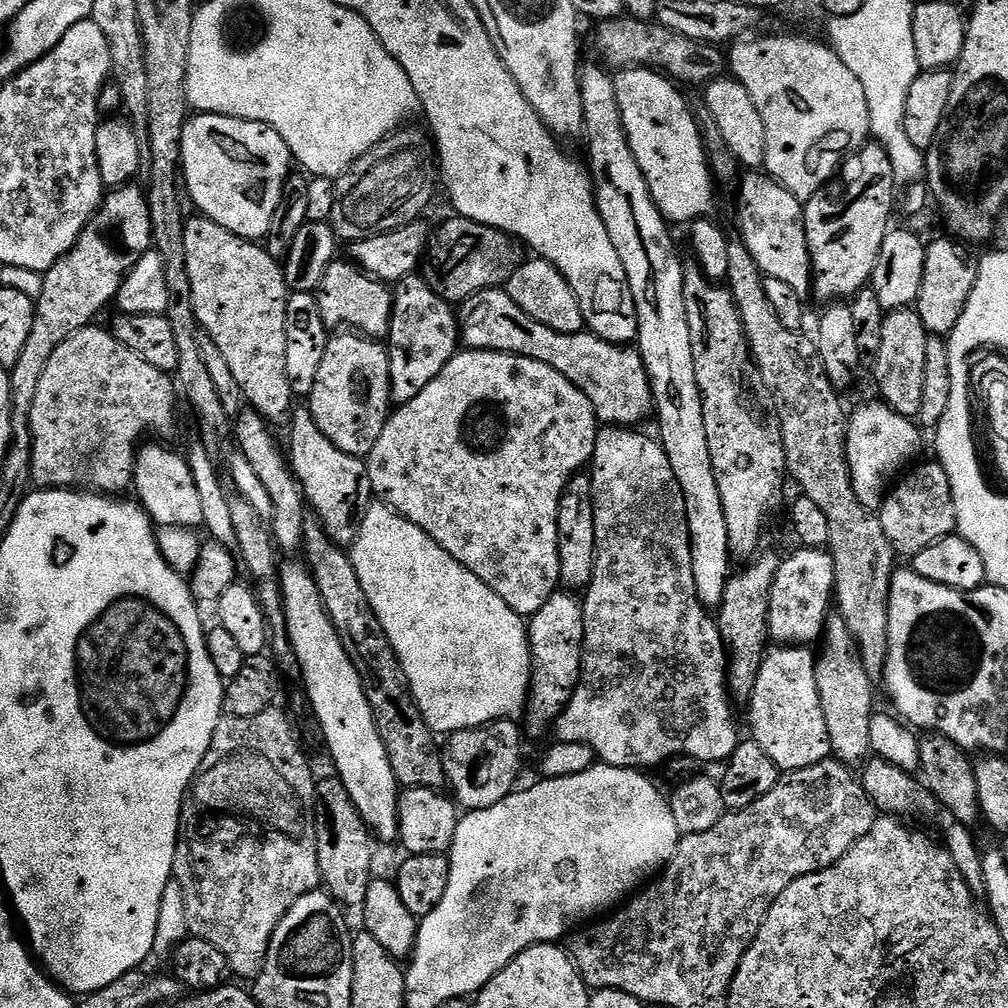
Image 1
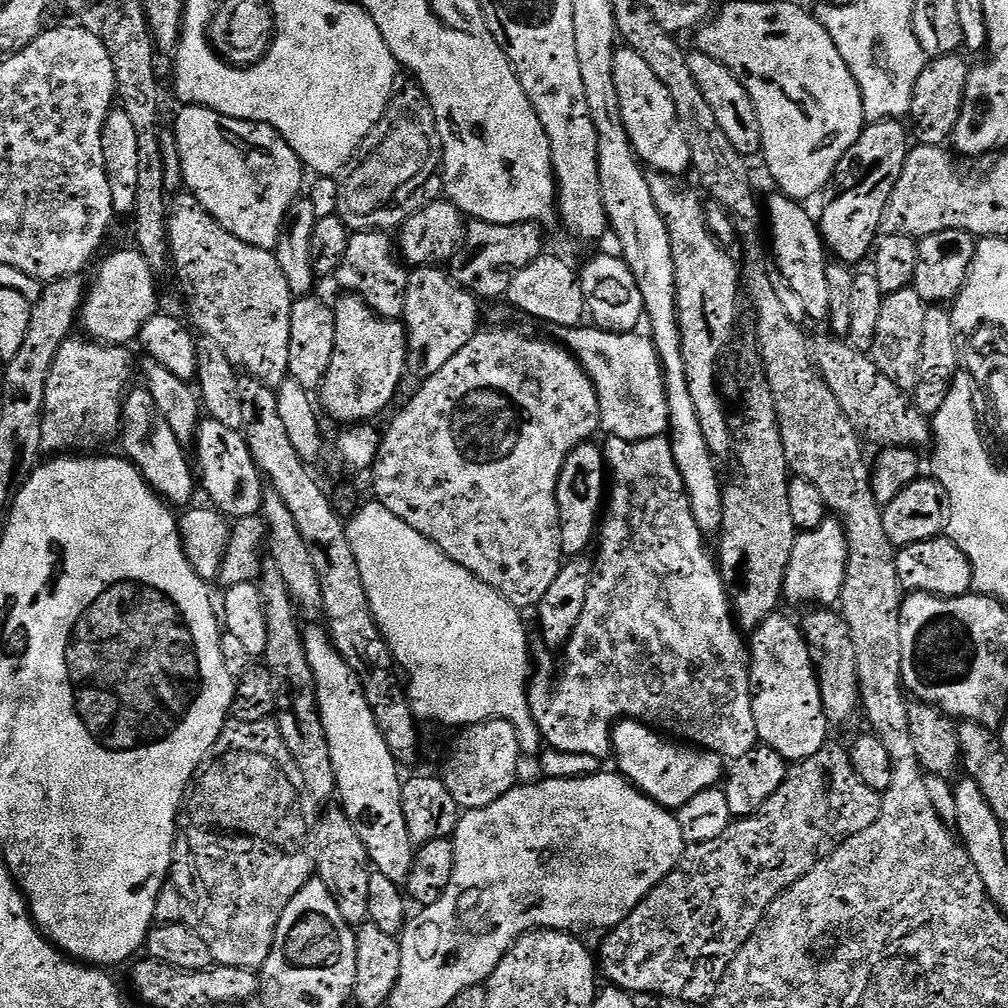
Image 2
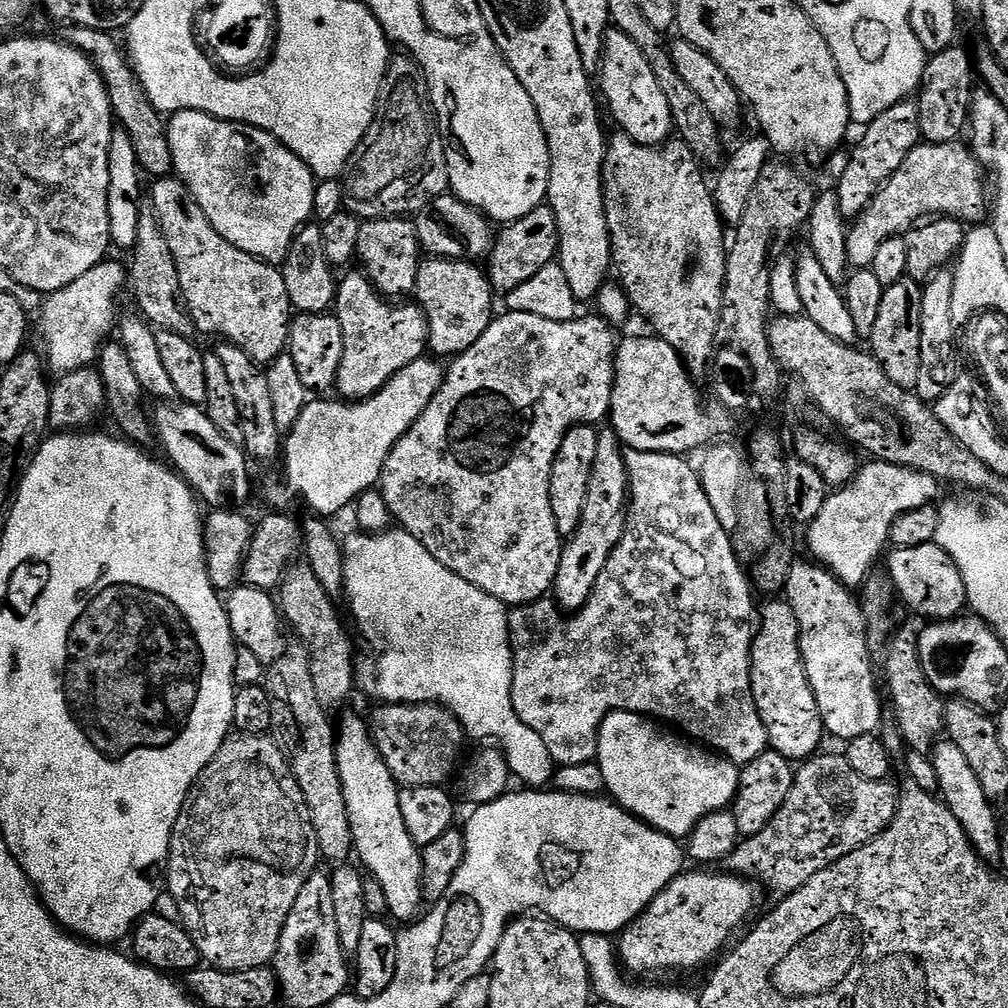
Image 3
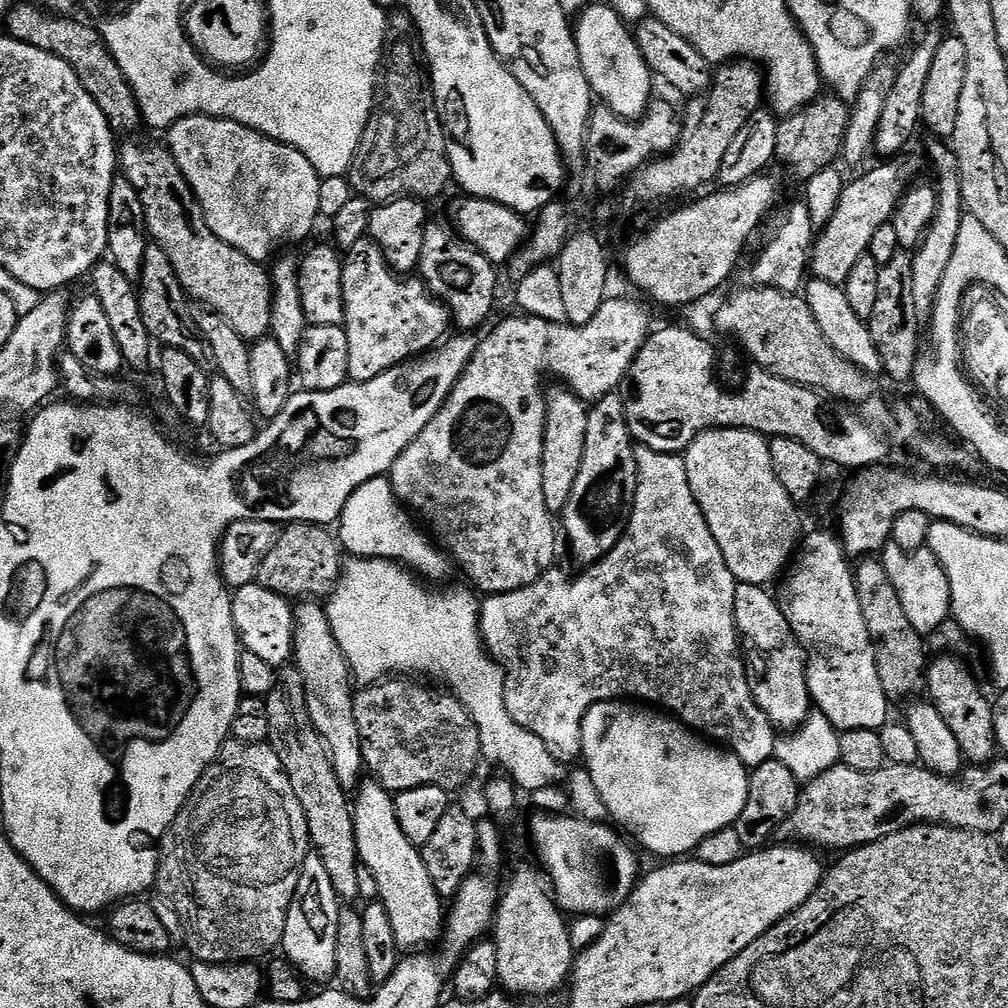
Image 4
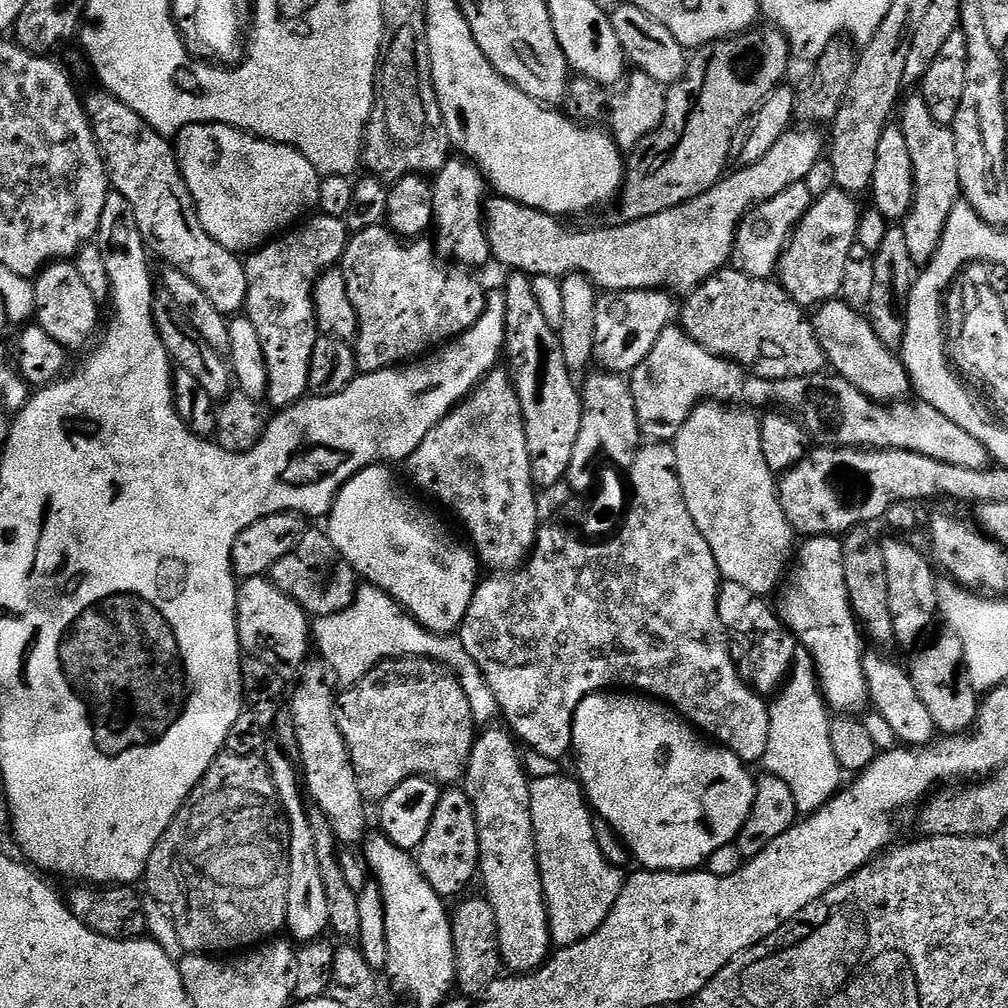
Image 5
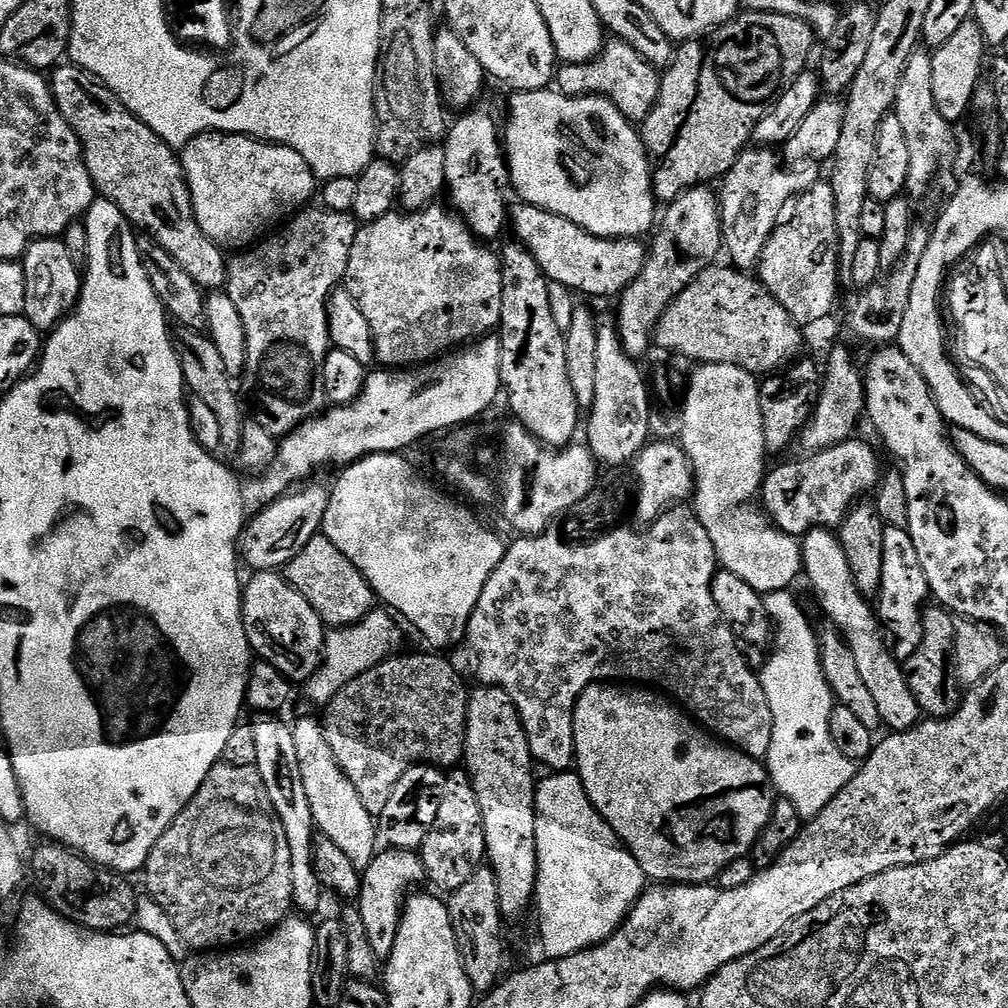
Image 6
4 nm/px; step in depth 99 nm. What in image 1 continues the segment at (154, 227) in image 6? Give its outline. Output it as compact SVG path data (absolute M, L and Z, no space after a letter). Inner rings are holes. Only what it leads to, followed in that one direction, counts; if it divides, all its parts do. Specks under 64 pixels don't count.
M196 214L193 220L191 217L184 229L186 266L194 294L192 312L196 315L197 325L216 343L222 358L226 358L230 374L234 374L234 382L238 382L243 399L266 421L273 425L287 425L294 411L294 397L290 378L286 374L286 306L290 291L284 280L281 261L274 259L267 247L243 240L203 214Z

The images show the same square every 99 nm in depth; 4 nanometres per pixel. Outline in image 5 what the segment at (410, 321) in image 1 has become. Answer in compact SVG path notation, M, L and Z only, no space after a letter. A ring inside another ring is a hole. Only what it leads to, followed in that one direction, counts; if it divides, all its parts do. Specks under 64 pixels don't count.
M450 158L442 170L434 173L431 181L434 194L434 247L441 257L449 256L449 261L468 270L477 270L492 260L492 247L484 229L484 205L486 177L471 160Z

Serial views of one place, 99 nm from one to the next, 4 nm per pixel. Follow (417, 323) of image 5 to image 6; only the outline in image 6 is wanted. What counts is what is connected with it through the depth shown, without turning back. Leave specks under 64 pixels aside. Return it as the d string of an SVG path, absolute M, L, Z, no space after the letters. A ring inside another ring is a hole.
M429 206L421 208L419 212L406 212L403 210L391 210L384 217L376 221L370 221L363 226L357 227L356 237L350 246L350 262L346 262L346 274L342 284L348 289L350 298L358 302L358 310L370 322L370 334L374 340L376 360L385 369L399 370L410 368L418 364L426 364L429 360L435 360L441 354L447 354L469 342L475 342L481 336L495 333L500 327L502 318L502 260L499 255L491 252L487 243L477 240L476 235L465 226L463 220L457 218L447 207Z

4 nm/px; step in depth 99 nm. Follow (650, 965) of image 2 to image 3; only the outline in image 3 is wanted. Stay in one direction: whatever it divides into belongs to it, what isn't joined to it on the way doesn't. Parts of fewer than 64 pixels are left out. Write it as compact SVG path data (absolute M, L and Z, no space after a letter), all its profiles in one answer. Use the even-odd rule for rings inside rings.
M817 754L795 769L794 786L782 810L758 834L741 839L726 859L727 871L749 881L761 880L772 892L797 892L814 874L869 844L890 826L896 813L897 785L862 778L843 754Z

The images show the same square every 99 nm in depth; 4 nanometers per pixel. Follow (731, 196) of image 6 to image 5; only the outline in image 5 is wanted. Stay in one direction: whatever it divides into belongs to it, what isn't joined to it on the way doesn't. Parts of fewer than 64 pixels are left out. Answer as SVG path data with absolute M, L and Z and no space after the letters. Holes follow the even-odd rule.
M805 183L795 184L782 194L770 198L765 204L757 204L752 211L747 212L736 231L731 267L750 278L773 279L777 275L780 259L788 248L788 241L792 239L792 233L800 219L812 208L813 199L814 195Z

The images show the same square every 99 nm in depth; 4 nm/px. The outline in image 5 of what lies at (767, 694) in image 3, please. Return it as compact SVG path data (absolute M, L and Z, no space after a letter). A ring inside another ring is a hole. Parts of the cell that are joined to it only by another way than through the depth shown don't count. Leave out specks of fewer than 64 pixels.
M724 582L720 585L718 618L735 639L737 636L738 639L744 640L744 648L748 651L748 664L752 667L750 680L755 691L760 694L769 694L768 692L772 691L775 693L787 681L798 655L796 637L788 625L777 616L777 609L767 602L763 595L754 593L736 582Z

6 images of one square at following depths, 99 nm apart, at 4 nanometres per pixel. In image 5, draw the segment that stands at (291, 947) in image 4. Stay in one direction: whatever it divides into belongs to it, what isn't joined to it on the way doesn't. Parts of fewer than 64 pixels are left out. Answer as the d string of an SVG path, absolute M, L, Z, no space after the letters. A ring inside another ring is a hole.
M269 751L266 756L268 775L271 776L276 787L276 797L284 815L288 817L288 861L290 862L290 890L288 891L288 922L287 931L292 931L291 939L311 942L321 939L329 931L328 919L330 906L326 906L326 886L322 882L320 863L316 853L316 830L314 820L308 817L304 809L304 800L300 797L299 784L302 780L296 777L298 768L292 765L292 760L287 751Z

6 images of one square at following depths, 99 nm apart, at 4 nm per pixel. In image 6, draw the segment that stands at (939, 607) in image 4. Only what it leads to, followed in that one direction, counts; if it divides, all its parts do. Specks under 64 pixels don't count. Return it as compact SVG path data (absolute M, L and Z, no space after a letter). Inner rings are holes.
M885 527L882 538L882 580L878 593L879 621L890 637L892 655L900 662L908 660L924 637L924 609L930 600L926 573L914 551L914 538L907 528Z

